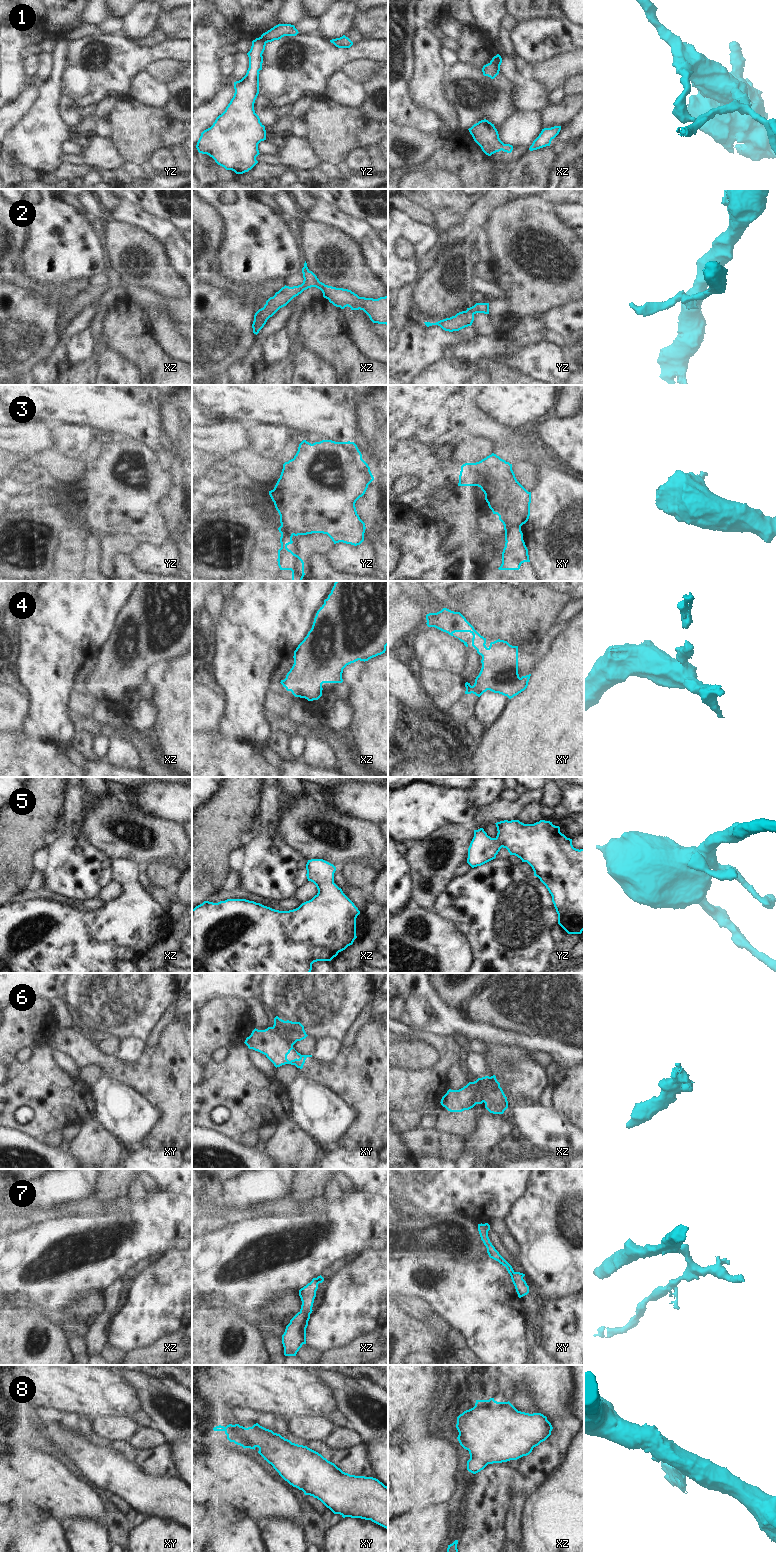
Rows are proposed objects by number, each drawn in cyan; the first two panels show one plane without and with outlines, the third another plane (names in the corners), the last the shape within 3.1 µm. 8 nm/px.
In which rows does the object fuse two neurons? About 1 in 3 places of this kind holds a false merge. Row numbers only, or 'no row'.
1, 3, 6, 7

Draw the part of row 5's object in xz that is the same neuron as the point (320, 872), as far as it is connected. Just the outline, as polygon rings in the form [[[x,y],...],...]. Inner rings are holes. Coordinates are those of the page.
[[[311,859],[306,864],[307,879],[313,882],[318,893],[298,908],[289,911],[279,911],[246,899],[227,899],[218,903],[204,901],[192,909],[192,973],[310,973],[312,964],[317,961],[331,961],[339,952],[352,945],[356,936],[356,918],[360,914],[354,903],[334,883],[336,867],[323,860]]]

